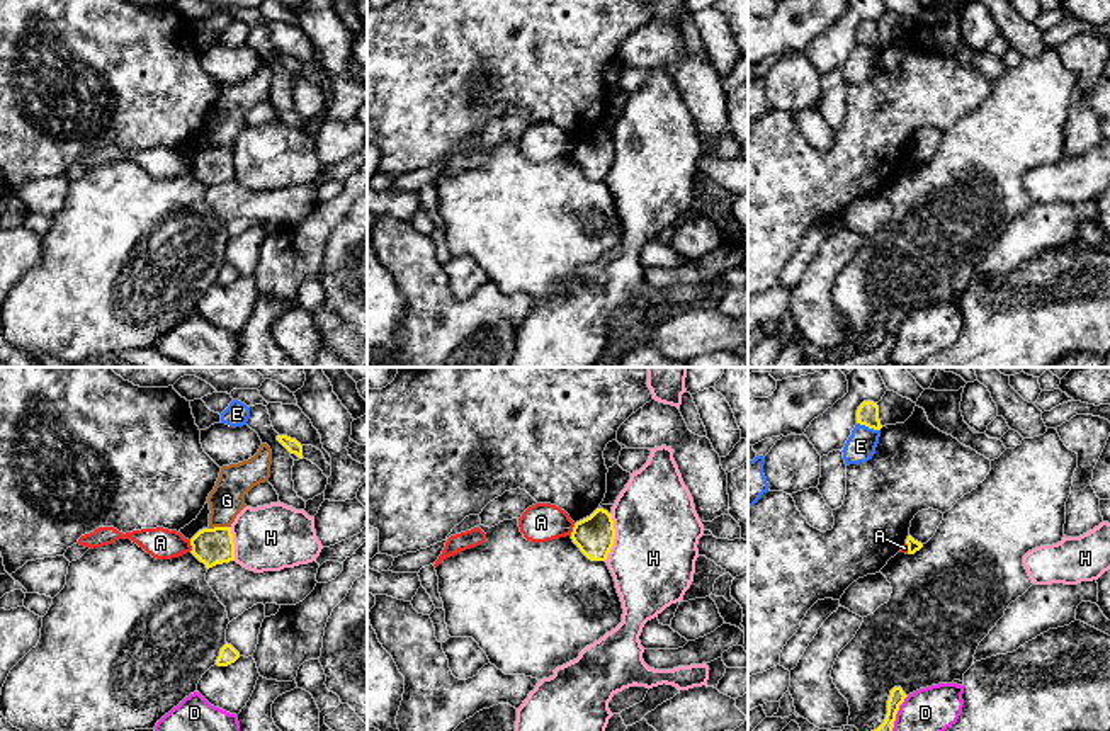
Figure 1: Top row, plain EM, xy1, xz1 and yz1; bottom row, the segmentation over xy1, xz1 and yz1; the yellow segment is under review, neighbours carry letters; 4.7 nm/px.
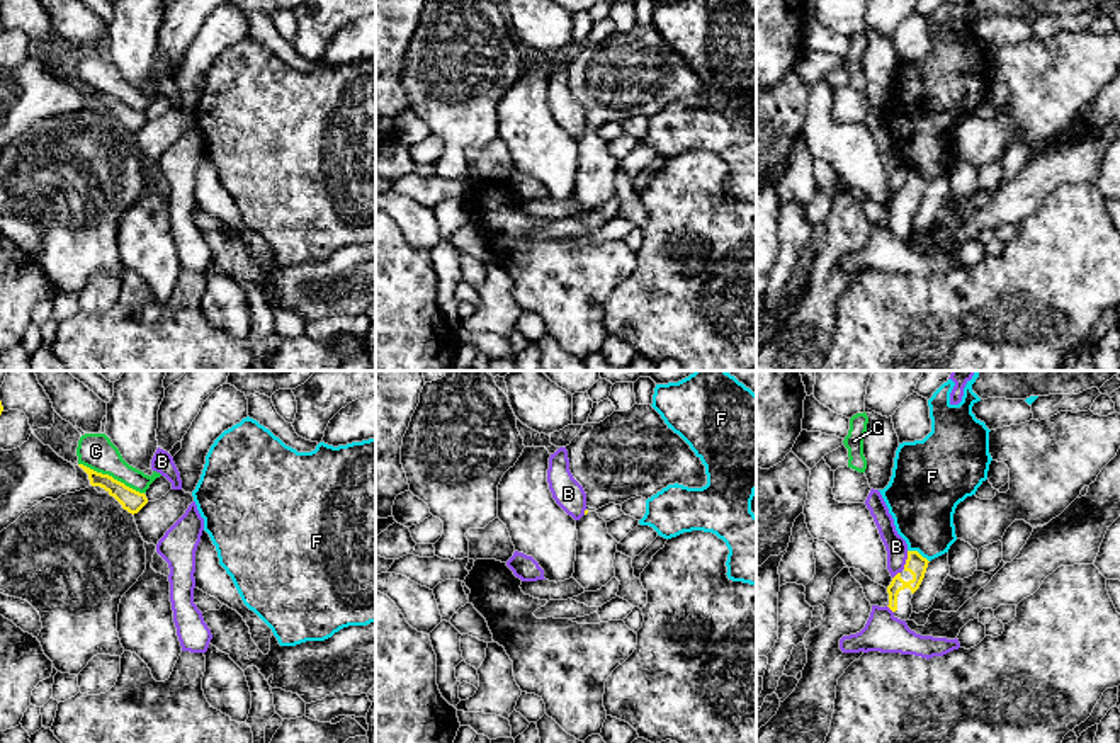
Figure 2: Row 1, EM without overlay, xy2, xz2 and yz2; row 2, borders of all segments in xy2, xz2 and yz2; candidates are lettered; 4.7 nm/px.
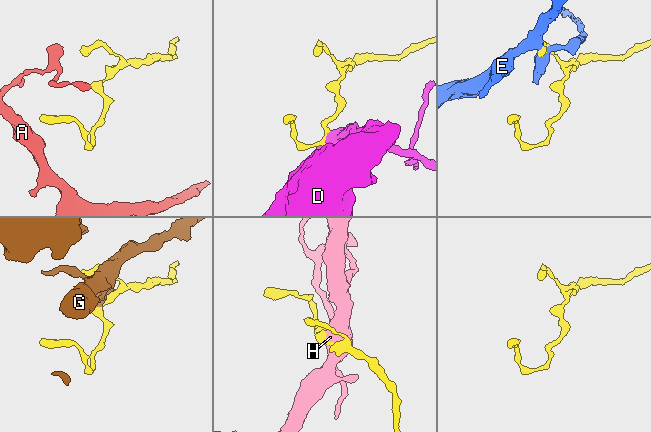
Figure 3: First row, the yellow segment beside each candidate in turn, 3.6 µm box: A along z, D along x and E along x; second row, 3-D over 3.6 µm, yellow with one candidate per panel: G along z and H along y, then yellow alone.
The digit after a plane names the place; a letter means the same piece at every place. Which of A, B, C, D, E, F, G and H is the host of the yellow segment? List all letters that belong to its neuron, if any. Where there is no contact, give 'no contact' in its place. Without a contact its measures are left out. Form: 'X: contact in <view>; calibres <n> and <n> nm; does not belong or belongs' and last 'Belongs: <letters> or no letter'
A: contact in xy1; calibres 180 and 150 nm; does not belong
B: contact in yz2; calibres 100 and 100 nm; does not belong
C: contact in xy2; calibres 110 and 170 nm; does not belong
D: contact in yz1; calibres 70 and 220 nm; does not belong
E: contact in yz1; calibres 110 and 140 nm; does not belong
F: contact in yz2; calibres 100 and 320 nm; does not belong
G: contact in xy1; calibres 180 and 170 nm; does not belong
H: contact in xz1; calibres 180 and 400 nm; does not belong
Belongs: no letter

